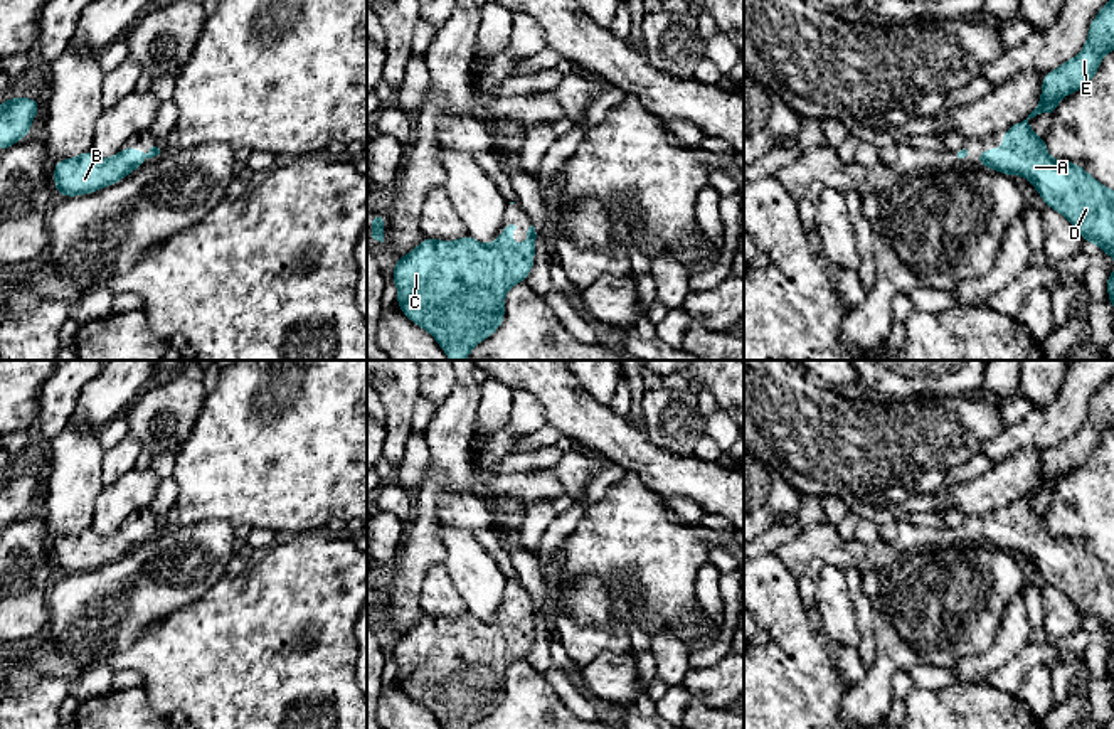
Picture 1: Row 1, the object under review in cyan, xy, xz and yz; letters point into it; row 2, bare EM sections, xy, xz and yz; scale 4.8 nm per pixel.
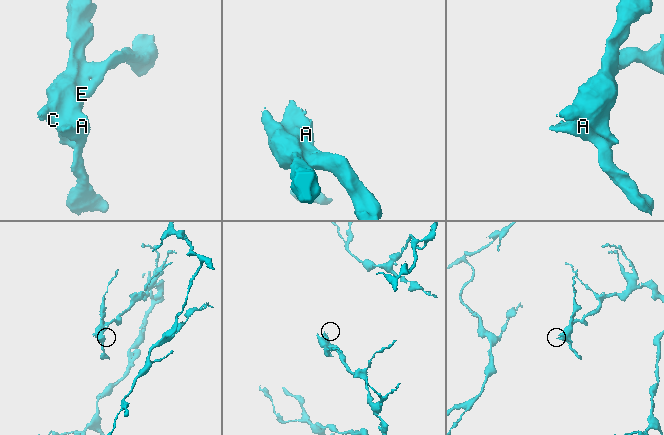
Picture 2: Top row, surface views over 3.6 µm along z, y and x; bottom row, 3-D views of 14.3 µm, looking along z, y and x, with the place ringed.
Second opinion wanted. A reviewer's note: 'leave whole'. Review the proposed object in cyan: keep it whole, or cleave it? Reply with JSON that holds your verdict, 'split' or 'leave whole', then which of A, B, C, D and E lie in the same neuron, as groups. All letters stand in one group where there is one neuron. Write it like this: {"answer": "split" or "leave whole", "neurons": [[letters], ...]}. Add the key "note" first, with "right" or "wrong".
{"note": "right", "answer": "leave whole", "neurons": [["A", "B", "C", "D", "E"]]}

